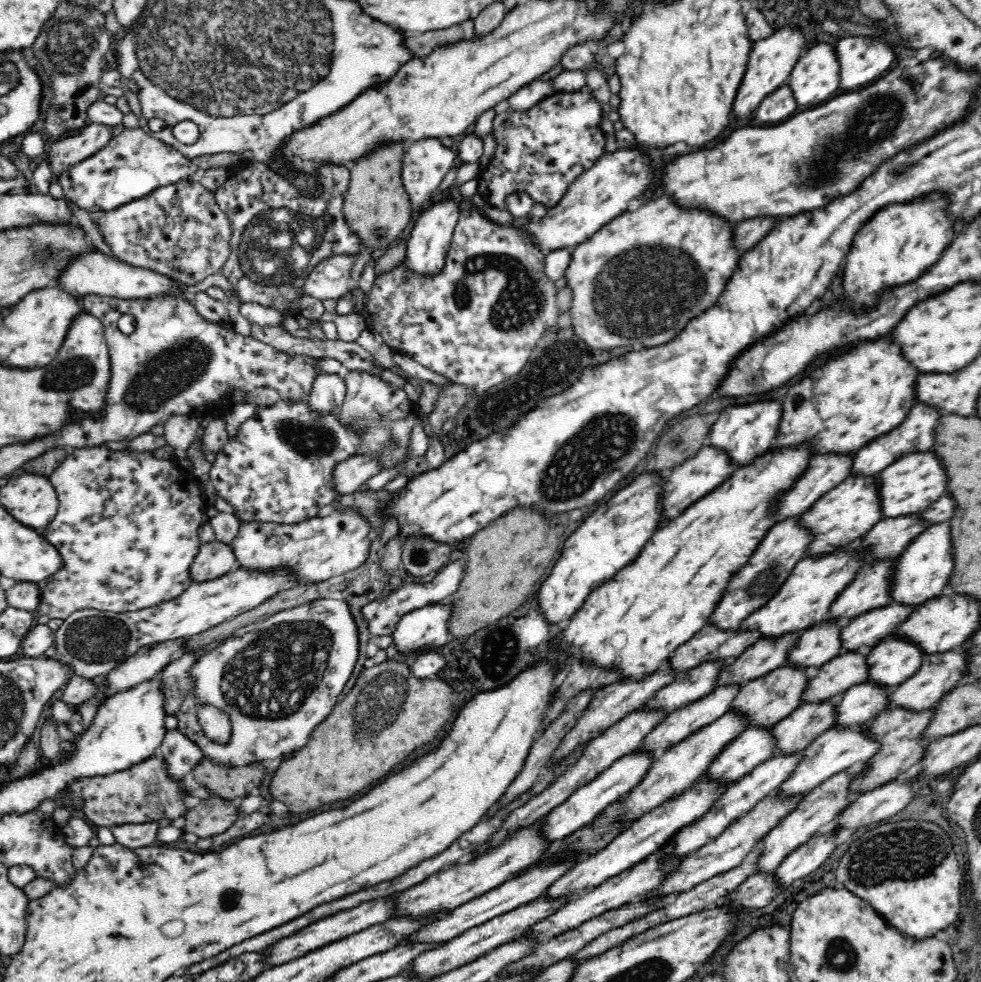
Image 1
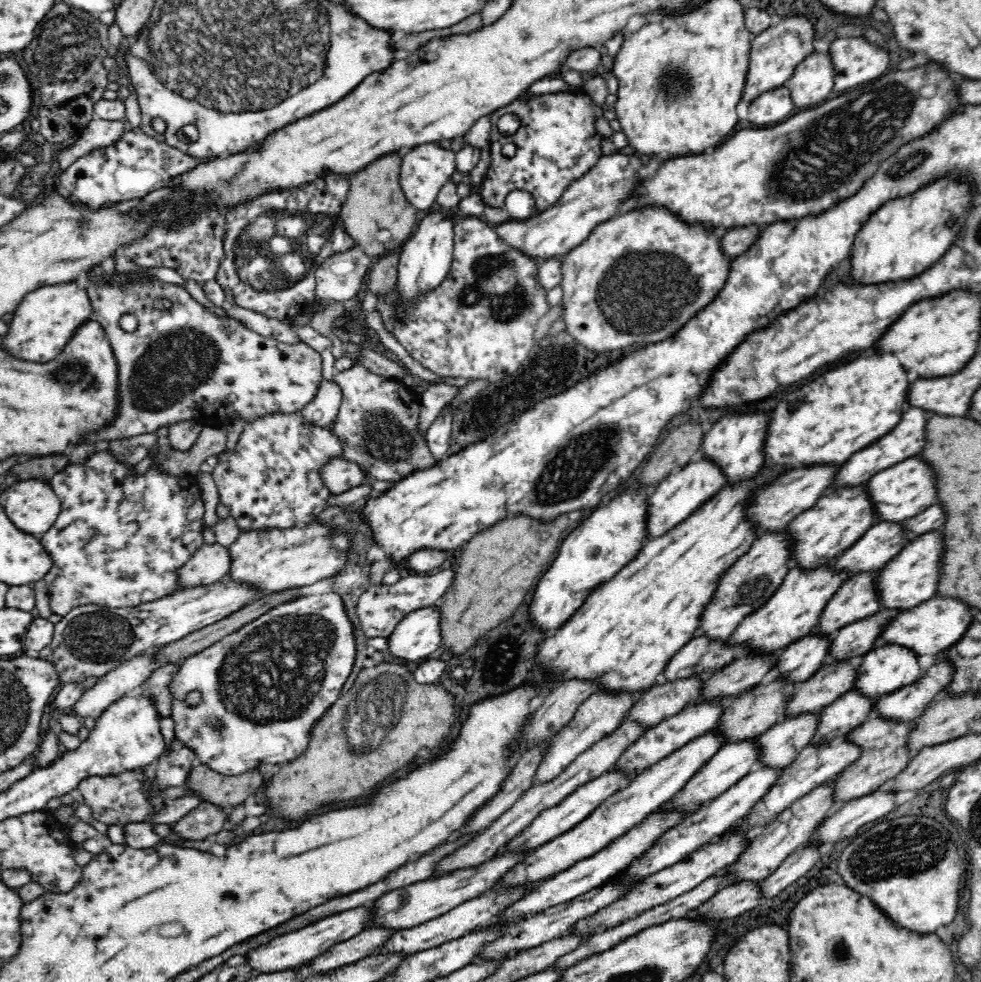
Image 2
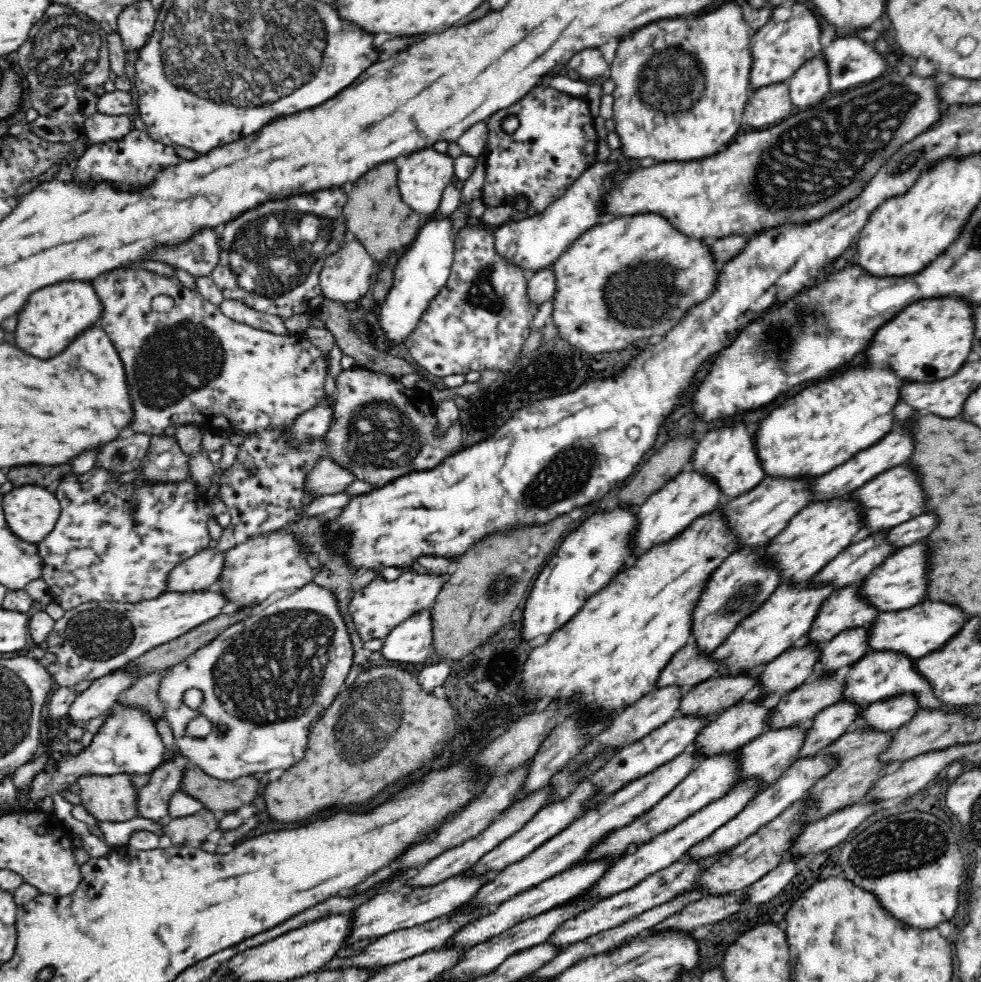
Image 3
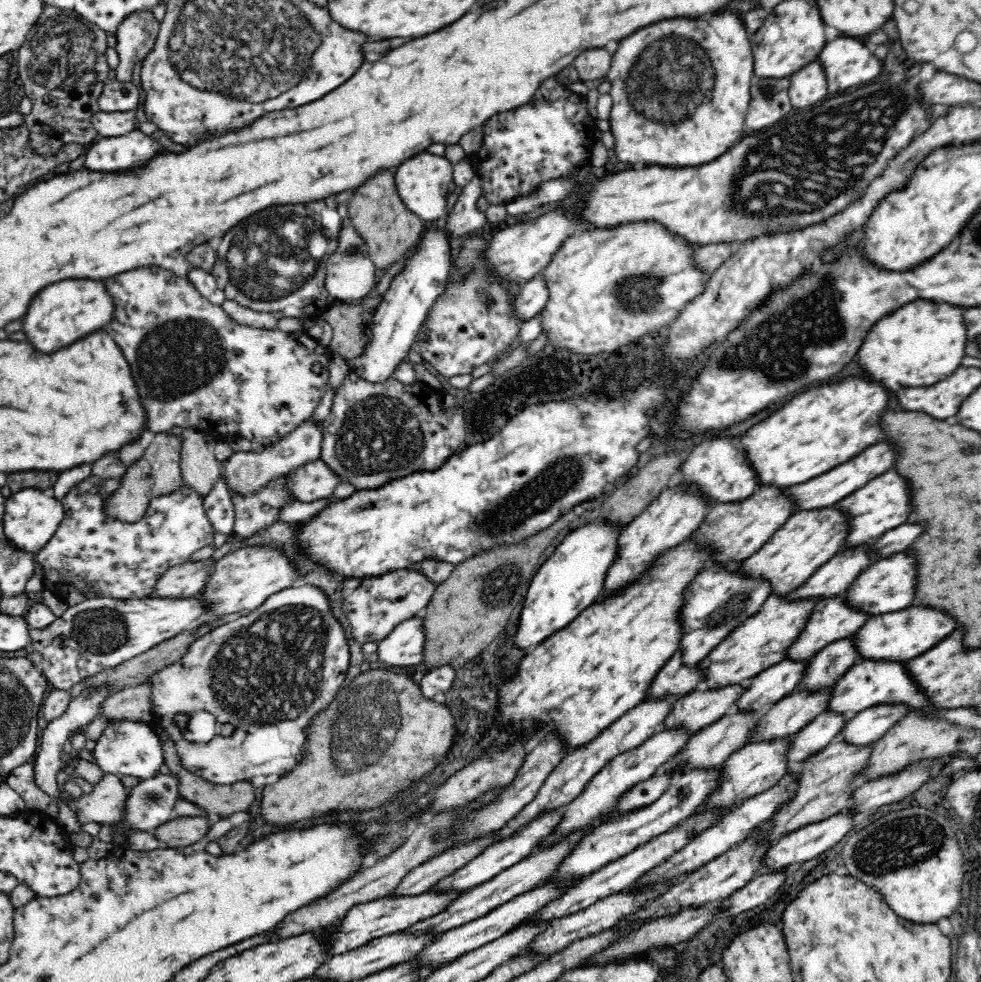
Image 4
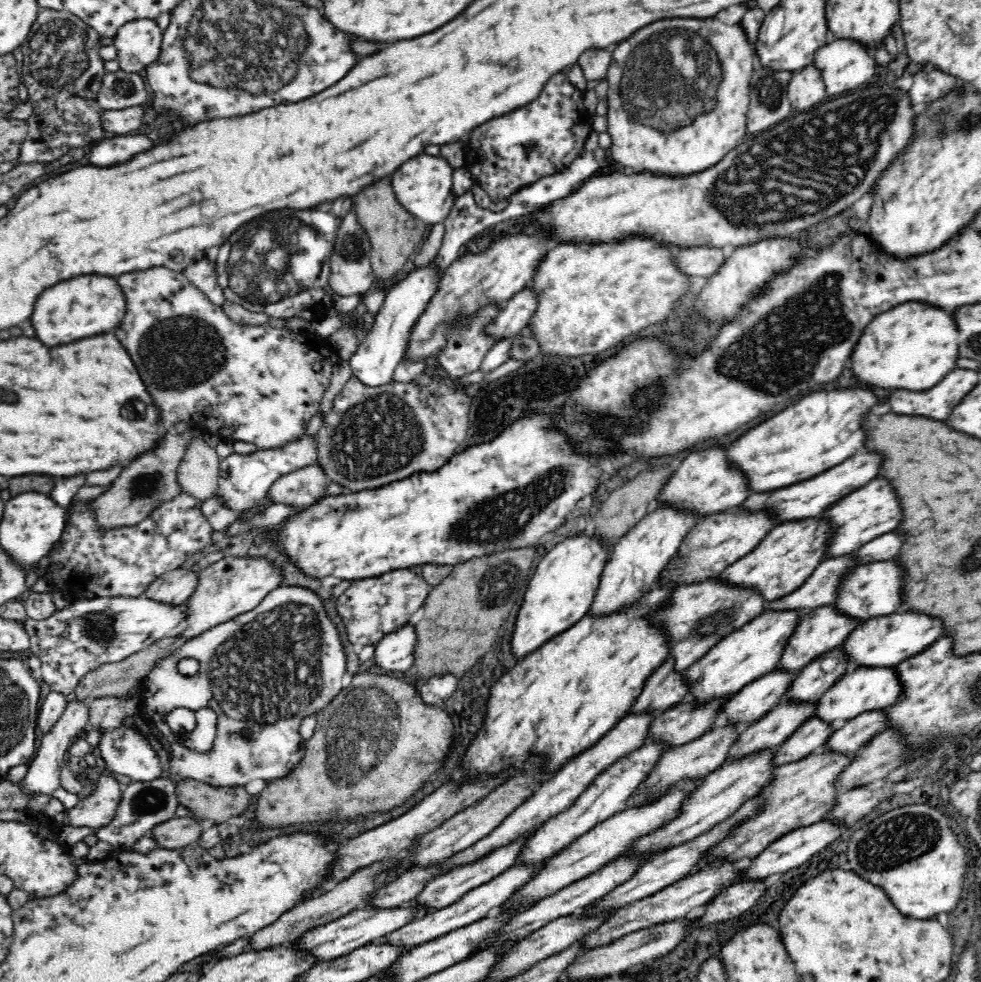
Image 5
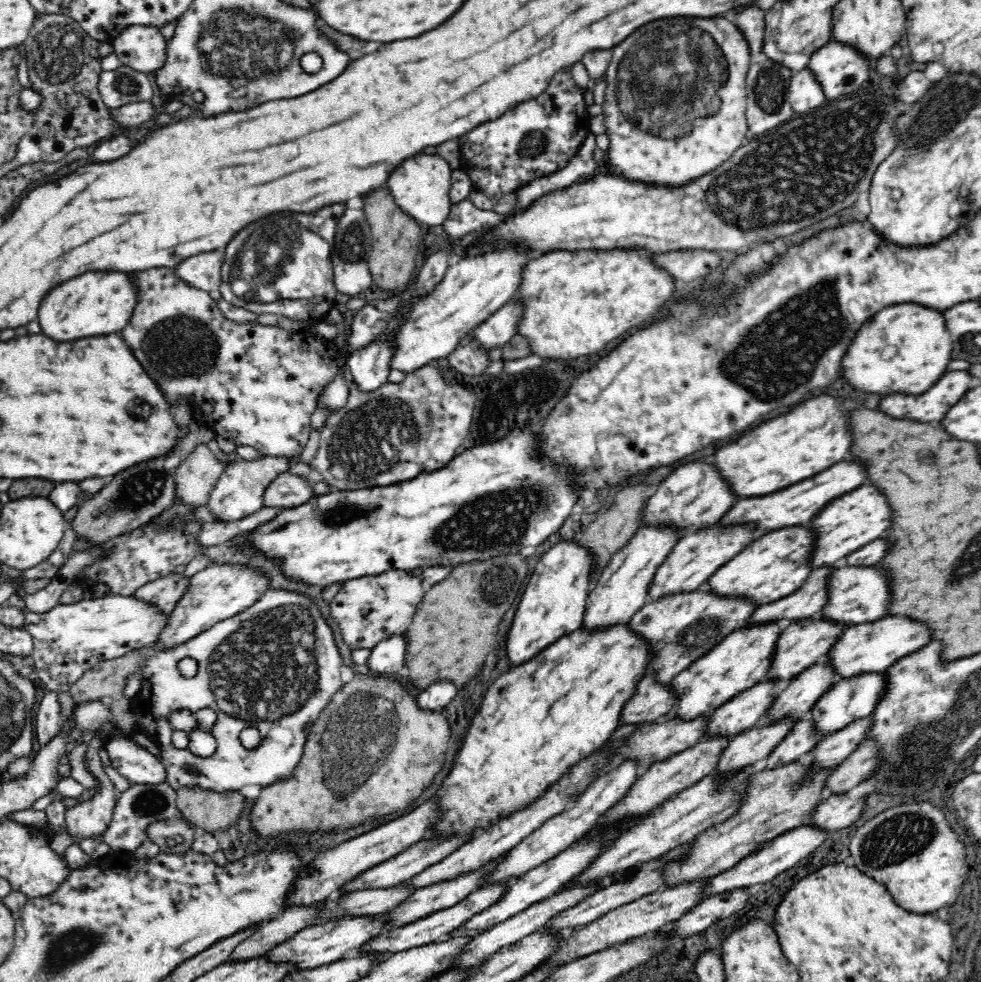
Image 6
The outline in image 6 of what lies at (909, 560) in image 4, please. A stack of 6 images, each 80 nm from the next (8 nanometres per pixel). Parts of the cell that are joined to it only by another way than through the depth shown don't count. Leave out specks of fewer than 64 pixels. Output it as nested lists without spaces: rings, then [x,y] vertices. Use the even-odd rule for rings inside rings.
[[[842,563],[831,572],[827,584],[829,599],[820,615],[834,622],[842,622],[848,626],[878,620],[888,614],[890,608],[890,584],[884,568],[870,566],[858,568]]]

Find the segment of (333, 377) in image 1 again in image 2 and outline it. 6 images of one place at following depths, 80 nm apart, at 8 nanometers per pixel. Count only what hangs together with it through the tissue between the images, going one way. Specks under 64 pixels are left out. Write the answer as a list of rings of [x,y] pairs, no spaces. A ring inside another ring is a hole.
[[[320,380],[320,386],[308,404],[301,410],[304,419],[312,425],[331,426],[335,421],[342,402],[342,389],[333,380]]]

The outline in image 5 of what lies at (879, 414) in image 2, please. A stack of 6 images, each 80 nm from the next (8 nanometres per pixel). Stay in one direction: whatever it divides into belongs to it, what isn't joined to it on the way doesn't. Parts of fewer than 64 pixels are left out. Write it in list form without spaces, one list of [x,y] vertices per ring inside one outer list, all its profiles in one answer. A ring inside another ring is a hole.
[[[868,388],[822,390],[808,394],[740,436],[728,448],[730,462],[746,474],[753,493],[767,493],[808,480],[851,458],[858,448],[864,446],[866,430],[862,428],[862,418],[876,404],[878,396]]]

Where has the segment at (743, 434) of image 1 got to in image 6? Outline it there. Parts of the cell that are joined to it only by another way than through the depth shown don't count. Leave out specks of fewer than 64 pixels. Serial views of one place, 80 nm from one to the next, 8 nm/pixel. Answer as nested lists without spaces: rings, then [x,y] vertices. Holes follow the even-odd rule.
[[[694,460],[680,466],[668,476],[664,484],[658,486],[656,493],[645,504],[643,523],[669,524],[682,528],[685,534],[694,528],[698,530],[706,527],[706,524],[718,522],[738,500],[740,498],[732,489],[732,485],[720,476],[719,468],[708,460]]]

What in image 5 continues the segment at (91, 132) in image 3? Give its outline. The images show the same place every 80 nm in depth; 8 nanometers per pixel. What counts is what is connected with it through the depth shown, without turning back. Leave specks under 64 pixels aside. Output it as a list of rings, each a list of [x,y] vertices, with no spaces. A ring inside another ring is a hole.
[[[141,105],[118,109],[105,110],[100,114],[100,128],[107,136],[128,135],[132,130],[142,126],[144,108]]]

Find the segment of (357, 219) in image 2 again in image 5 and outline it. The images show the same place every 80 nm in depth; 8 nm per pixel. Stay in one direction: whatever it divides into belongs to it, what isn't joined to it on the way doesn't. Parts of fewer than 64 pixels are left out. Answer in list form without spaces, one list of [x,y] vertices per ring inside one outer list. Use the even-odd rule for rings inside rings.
[[[380,180],[378,184],[362,190],[354,202],[357,224],[366,231],[370,241],[370,260],[373,271],[381,284],[395,282],[404,274],[404,264],[408,256],[414,252],[416,244],[426,238],[429,227],[422,220],[414,218],[394,196],[390,180]]]

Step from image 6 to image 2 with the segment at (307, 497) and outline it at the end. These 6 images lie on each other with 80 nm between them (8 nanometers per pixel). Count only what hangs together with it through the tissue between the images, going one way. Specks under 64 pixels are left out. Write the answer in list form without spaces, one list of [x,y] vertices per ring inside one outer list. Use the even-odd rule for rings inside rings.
[[[334,458],[328,462],[322,467],[321,477],[332,496],[361,486],[368,478],[367,472],[360,465],[344,458]]]

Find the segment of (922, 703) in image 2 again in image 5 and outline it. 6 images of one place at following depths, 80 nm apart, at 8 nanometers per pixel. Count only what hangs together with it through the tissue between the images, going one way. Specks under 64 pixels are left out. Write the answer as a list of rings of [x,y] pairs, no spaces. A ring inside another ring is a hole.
[[[884,709],[864,712],[856,716],[856,718],[852,718],[836,726],[836,730],[830,735],[825,748],[829,750],[839,750],[839,752],[854,752],[858,750],[858,748],[863,748],[867,742],[872,740],[874,735],[888,728],[888,724],[889,718],[887,718]]]

